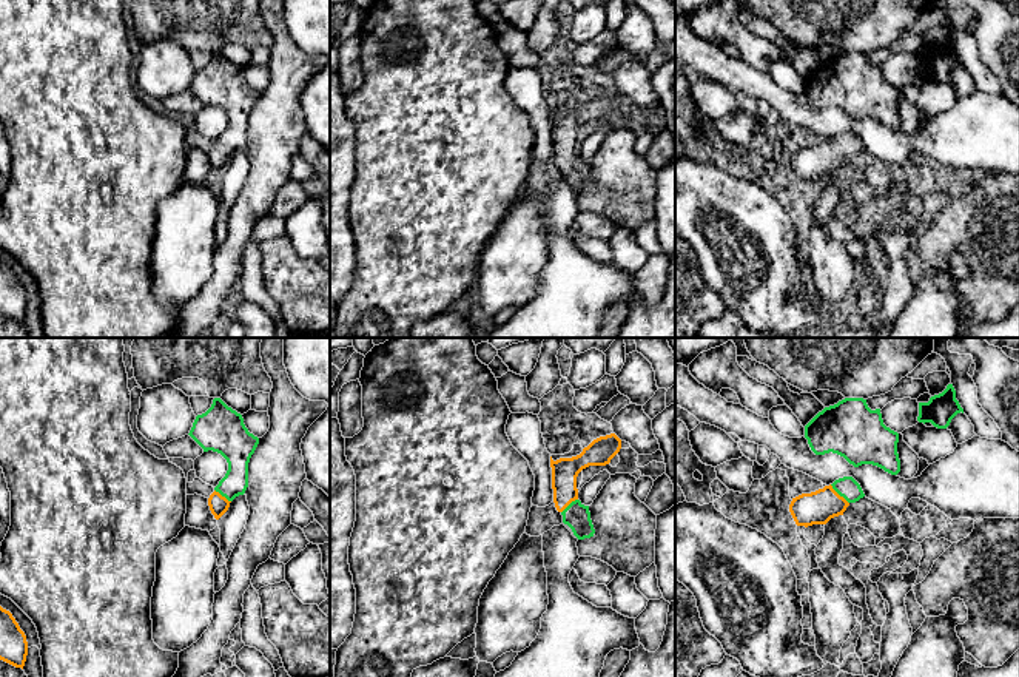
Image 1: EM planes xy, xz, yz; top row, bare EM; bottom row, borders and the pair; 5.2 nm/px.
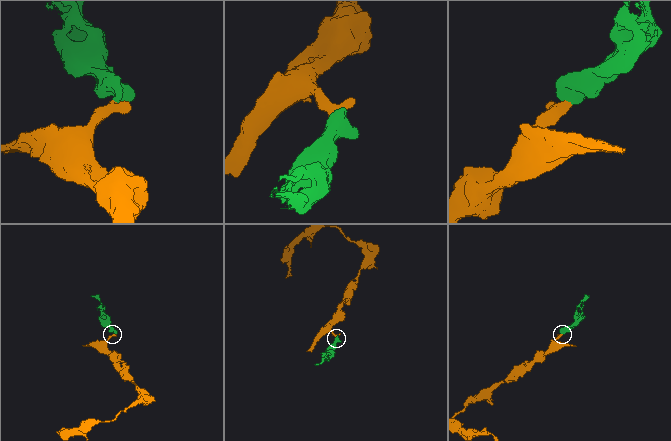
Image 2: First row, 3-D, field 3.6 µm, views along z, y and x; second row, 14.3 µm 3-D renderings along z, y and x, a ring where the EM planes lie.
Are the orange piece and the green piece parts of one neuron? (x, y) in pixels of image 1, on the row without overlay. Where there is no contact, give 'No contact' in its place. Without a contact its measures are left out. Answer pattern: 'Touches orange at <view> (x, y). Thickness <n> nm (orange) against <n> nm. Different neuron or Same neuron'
Touches orange at yz (837, 148). Thickness 180 nm (orange) against 110 nm. Same neuron

